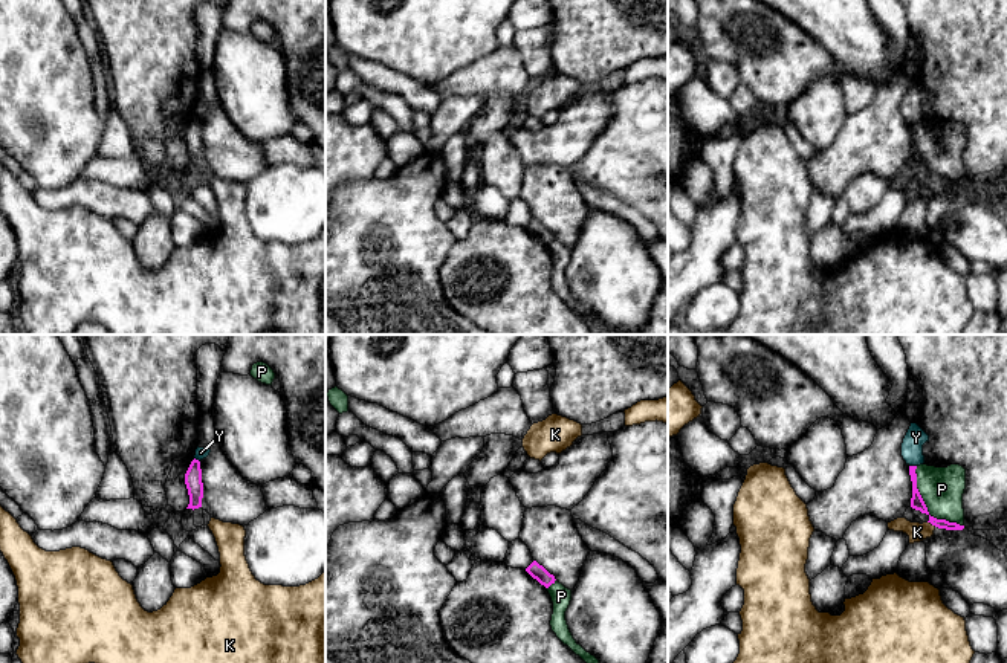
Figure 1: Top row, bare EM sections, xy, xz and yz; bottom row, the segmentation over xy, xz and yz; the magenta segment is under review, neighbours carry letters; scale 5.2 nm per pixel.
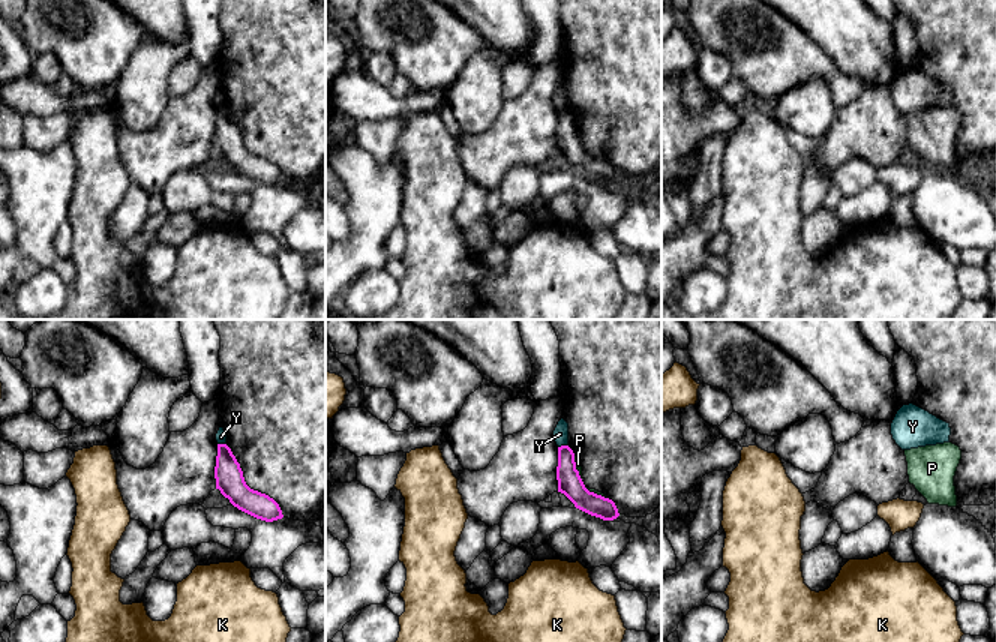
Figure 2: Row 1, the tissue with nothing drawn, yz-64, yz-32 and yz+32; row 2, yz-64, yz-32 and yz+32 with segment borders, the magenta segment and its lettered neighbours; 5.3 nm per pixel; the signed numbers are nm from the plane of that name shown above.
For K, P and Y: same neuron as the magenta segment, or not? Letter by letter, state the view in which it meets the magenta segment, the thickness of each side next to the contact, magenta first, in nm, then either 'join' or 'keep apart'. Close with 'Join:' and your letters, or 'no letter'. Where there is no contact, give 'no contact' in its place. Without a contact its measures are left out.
K: contact in yz; calibres 70 and 100 nm; keep apart
P: contact in yz; calibres 70 and 220 nm; keep apart
Y: contact in yz; calibres 70 and 110 nm; keep apart
Join: no letter

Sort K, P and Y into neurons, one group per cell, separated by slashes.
K / P / Y

